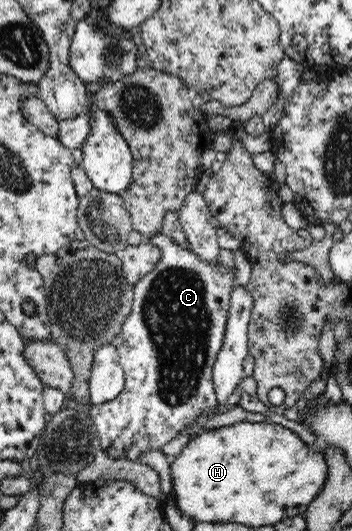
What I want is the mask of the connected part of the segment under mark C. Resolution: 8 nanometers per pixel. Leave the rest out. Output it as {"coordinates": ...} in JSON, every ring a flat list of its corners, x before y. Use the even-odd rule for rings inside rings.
{"coordinates":[[154,232,144,239,158,247,160,260,144,278,134,286,130,314,122,324,122,344,117,347,119,364,125,373,122,392,105,404,92,405,88,414,99,436,100,450,110,459,138,462,147,452,159,450,176,439,185,427,190,427,196,416,207,408,218,406,213,388,213,370,217,352,222,346,225,326,229,315,229,300,234,273,221,263,208,264,182,244,176,244,163,232]]}

